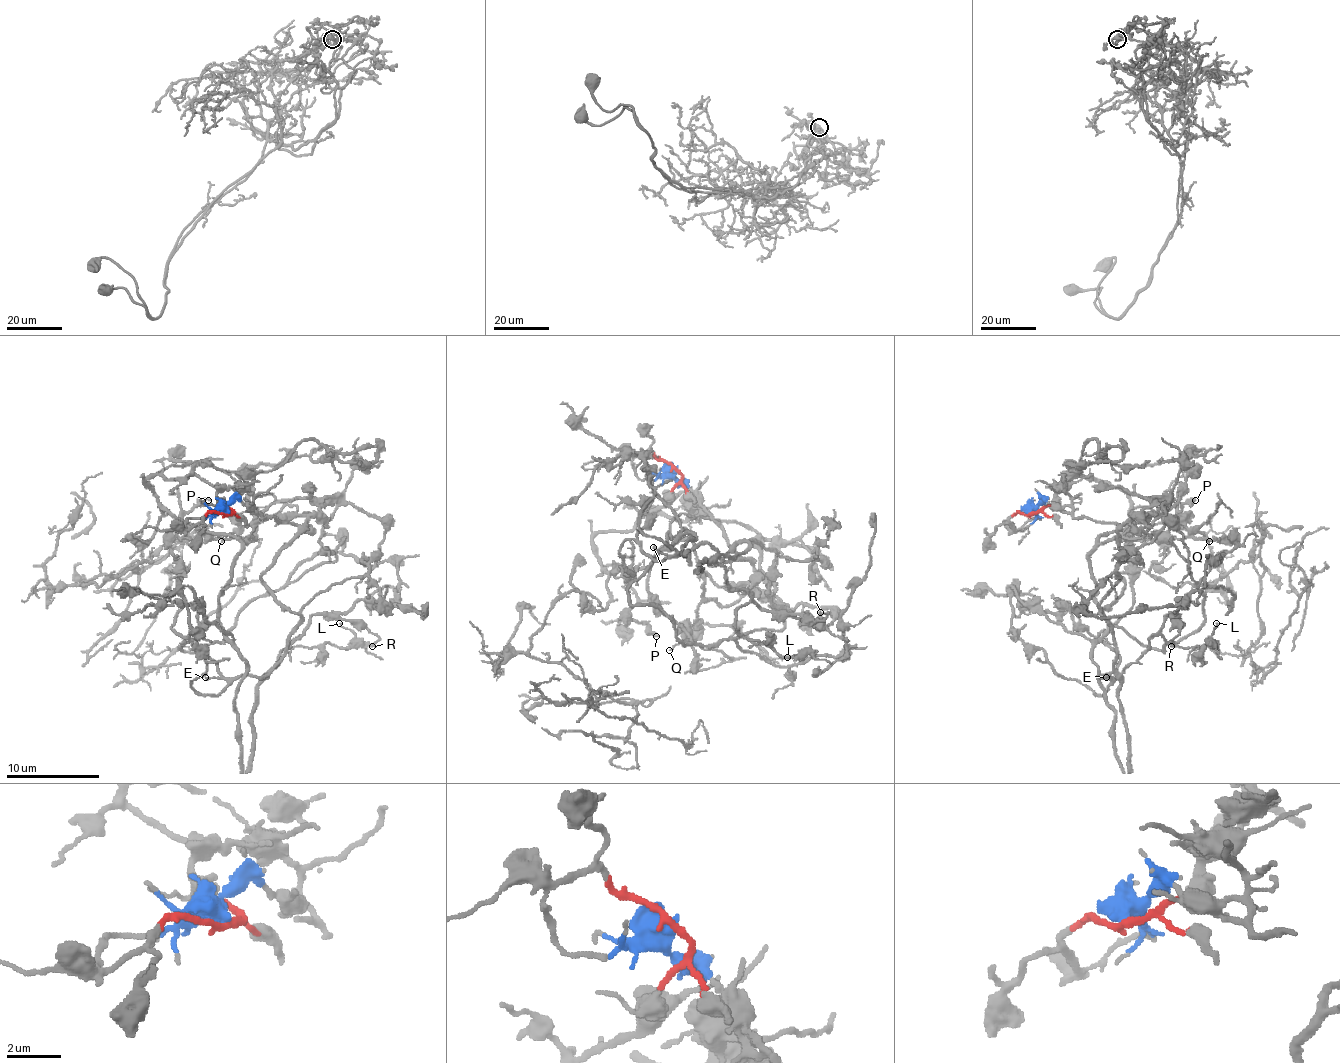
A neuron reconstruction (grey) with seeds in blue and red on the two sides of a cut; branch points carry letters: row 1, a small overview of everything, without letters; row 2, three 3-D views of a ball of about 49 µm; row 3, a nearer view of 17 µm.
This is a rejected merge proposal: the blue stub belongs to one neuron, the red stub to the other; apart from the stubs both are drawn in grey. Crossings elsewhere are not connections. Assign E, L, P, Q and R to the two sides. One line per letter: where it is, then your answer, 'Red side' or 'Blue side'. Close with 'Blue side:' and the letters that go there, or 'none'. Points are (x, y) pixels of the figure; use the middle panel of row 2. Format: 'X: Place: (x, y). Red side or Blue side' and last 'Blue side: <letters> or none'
E: Place: (653, 547). Blue side
L: Place: (787, 657). Blue side
P: Place: (656, 636). Blue side
Q: Place: (669, 650). Red side
R: Place: (820, 612). Blue side
Blue side: E, L, P, R

